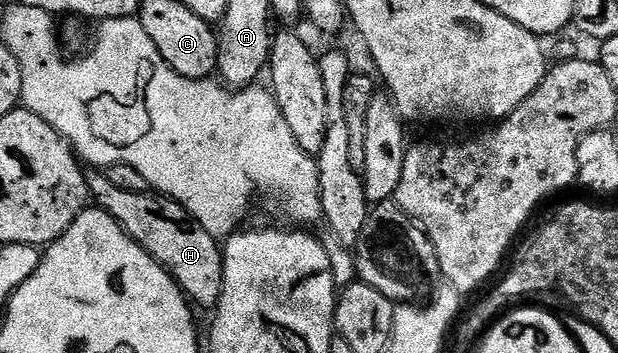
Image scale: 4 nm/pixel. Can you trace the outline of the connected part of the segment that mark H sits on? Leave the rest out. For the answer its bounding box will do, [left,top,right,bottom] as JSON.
[88,172,225,311]

